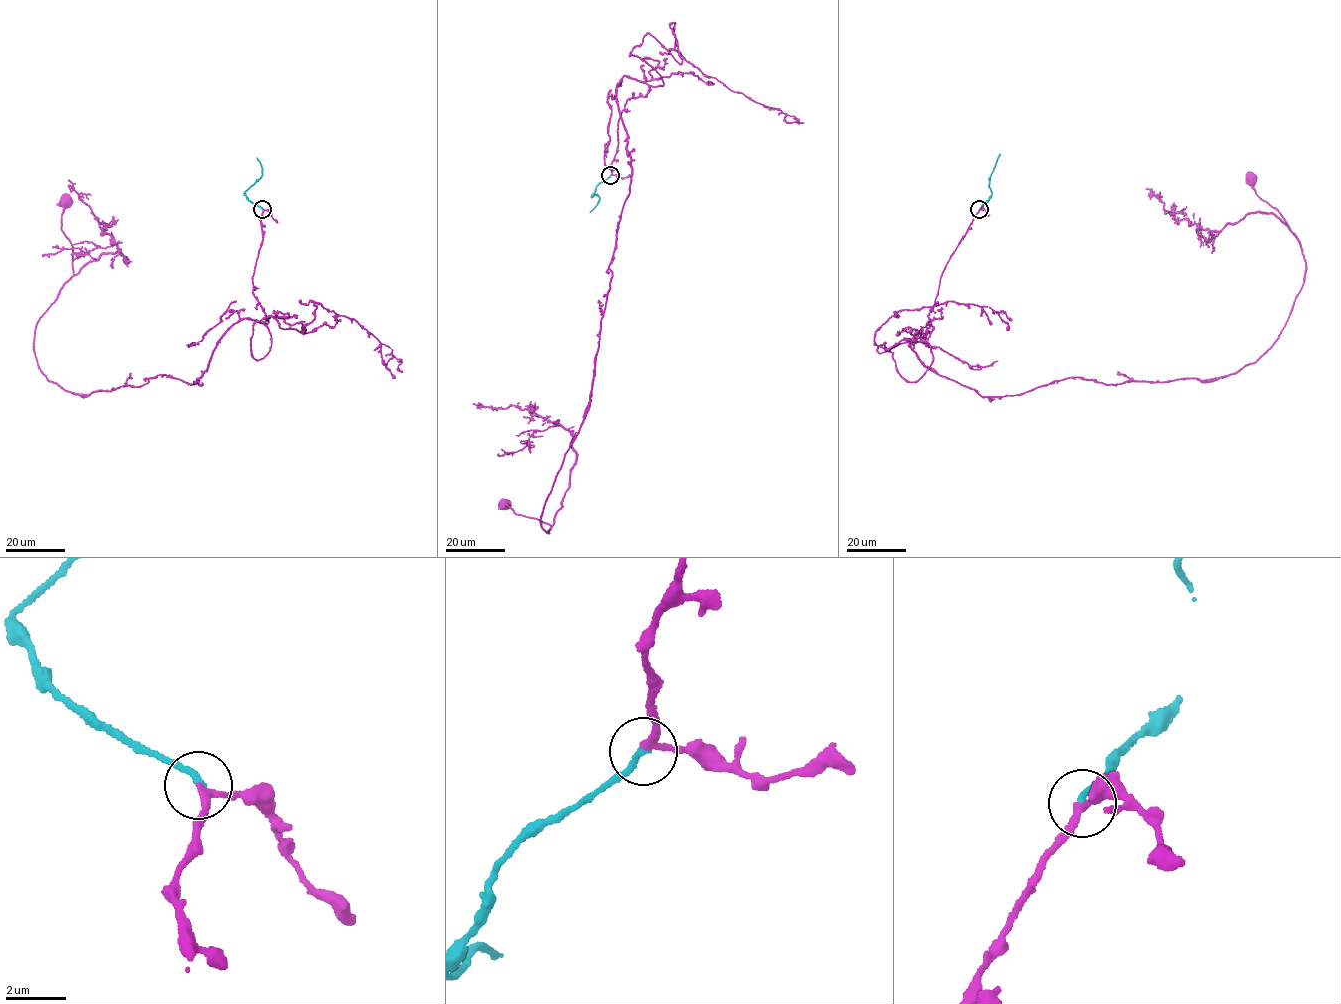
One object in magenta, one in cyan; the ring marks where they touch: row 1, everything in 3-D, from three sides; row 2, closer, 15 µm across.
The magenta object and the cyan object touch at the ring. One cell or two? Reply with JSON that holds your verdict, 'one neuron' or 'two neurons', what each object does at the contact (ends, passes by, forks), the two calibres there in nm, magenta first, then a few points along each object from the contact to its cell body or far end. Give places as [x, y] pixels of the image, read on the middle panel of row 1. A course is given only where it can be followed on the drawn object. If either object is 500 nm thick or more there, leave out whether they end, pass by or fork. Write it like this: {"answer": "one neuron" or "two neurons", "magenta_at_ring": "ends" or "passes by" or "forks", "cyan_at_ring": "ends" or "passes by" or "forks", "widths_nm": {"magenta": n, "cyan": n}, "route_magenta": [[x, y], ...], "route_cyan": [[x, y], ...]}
{"answer": "one neuron", "magenta_at_ring": "passes by", "cyan_at_ring": "ends", "widths_nm": {"magenta": 200, "cyan": 240}, "route_magenta": [[610, 175], [624, 105], [650, 90], [624, 76], [630, 190], [590, 404], [540, 517], [549, 532], [504, 503]], "route_cyan": [[610, 175], [597, 186], [591, 197], [594, 194], [599, 199], [590, 212]]}

